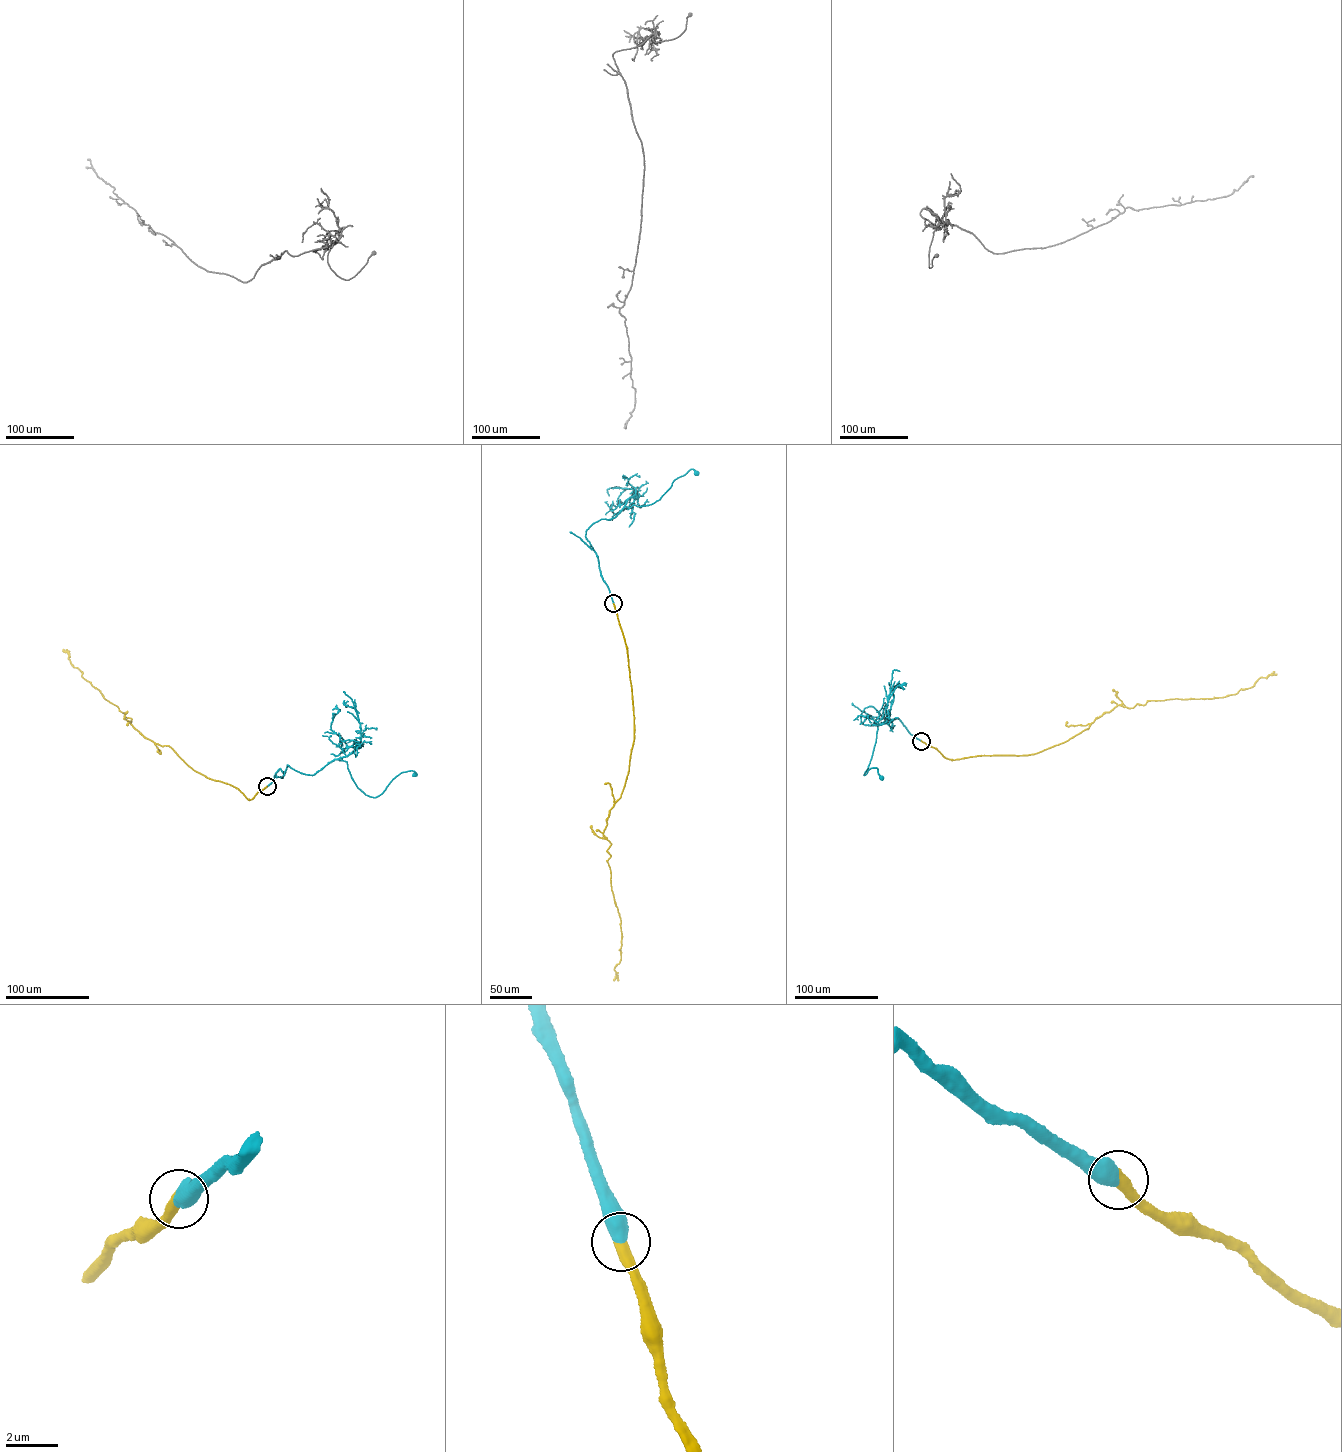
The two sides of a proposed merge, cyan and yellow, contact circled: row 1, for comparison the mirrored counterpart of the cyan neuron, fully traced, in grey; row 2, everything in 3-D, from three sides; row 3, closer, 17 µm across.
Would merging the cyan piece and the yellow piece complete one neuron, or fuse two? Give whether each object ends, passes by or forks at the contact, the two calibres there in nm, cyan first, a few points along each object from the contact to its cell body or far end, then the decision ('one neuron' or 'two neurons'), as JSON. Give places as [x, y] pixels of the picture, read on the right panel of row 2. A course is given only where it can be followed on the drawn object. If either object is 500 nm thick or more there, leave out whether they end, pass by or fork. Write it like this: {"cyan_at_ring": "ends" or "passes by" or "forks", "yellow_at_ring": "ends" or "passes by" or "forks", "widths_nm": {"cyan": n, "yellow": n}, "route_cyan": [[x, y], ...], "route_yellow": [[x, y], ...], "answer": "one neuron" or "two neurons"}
{"widths_nm": {"cyan": 600, "yellow": 480}, "route_cyan": [[921, 741], [897, 718], [886, 720], [865, 708], [861, 721], [878, 729], [864, 775], [876, 768], [881, 777]], "route_yellow": [[921, 741], [953, 760], [1034, 754], [1088, 729], [1118, 705], [1224, 697], [1276, 674]], "answer": "one neuron"}

